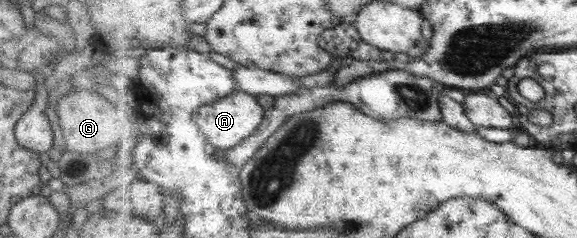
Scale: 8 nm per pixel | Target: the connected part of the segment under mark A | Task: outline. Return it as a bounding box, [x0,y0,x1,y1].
[195,90,267,151]

